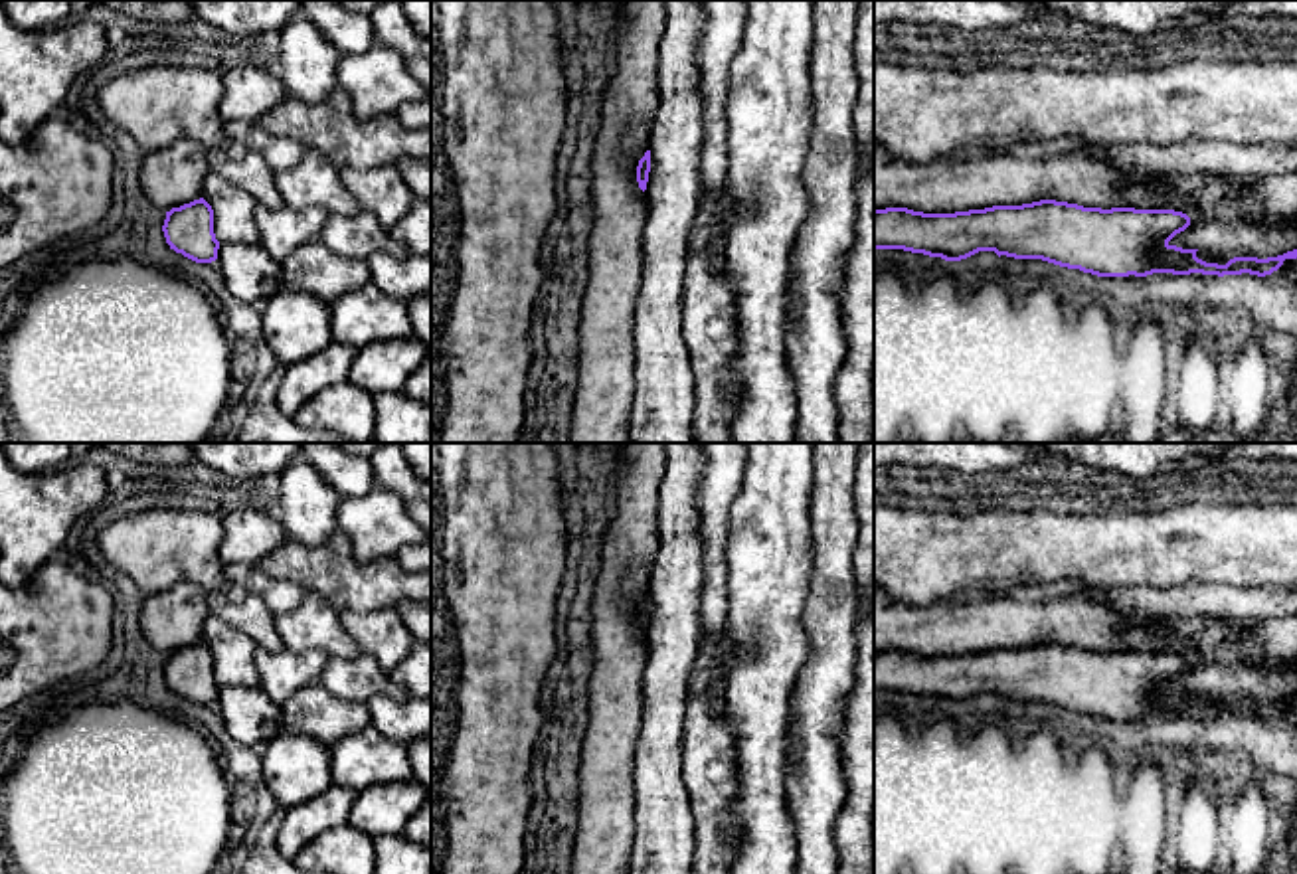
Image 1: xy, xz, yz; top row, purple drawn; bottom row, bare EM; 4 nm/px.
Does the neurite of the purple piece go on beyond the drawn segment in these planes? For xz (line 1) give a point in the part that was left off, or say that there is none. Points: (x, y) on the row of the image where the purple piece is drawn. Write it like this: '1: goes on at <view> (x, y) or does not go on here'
1: does not go on here

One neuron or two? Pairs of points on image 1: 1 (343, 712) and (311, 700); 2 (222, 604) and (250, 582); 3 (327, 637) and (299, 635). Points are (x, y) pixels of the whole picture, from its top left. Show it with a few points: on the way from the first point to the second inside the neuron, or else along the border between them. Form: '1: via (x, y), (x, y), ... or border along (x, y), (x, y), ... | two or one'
1: via (335, 712), (319, 708) | one
2: border along (250, 592), (258, 594), (277, 615) | two
3: via (321, 635), (305, 635) | one

